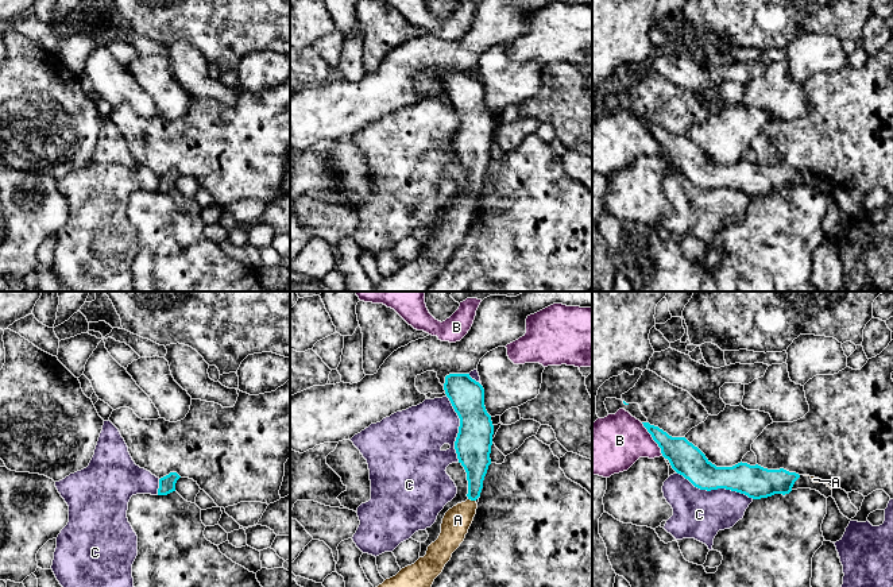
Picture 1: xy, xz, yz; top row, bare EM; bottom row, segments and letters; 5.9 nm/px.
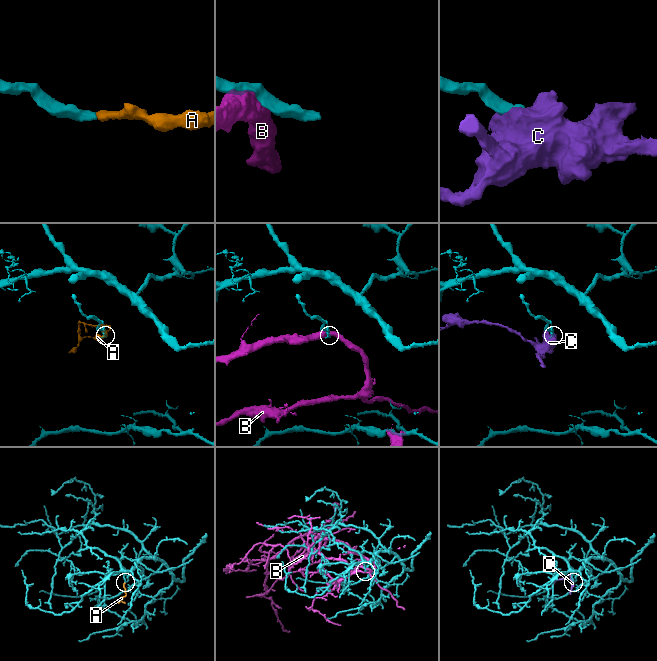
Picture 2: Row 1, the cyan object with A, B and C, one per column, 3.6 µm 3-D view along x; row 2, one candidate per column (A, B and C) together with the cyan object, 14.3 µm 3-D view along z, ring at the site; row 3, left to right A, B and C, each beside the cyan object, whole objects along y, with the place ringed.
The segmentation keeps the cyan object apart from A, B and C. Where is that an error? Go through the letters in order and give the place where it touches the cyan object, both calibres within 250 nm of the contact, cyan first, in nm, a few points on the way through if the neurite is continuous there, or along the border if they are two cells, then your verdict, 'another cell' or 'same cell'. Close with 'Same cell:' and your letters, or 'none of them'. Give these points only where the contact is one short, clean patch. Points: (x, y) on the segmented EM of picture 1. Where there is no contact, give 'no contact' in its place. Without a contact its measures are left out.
A: xz (472, 499) | 180/160 nm | across xz (475, 458), (472, 499), (457, 520) | same cell
B: yz (653, 439) | 190/340 nm | another cell
C: yz (715, 489) | 200/300 nm | another cell
Same cell: A

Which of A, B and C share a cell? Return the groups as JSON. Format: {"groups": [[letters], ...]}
{"groups": [["A"], ["B"], ["C"]]}

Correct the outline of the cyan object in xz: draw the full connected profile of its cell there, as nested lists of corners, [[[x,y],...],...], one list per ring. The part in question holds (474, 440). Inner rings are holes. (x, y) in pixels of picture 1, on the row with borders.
[[[449,374],[444,390],[460,418],[455,449],[468,480],[468,499],[449,509],[441,524],[438,538],[428,547],[426,555],[402,568],[378,587],[432,587],[452,553],[464,541],[476,514],[476,499],[491,464],[494,425],[484,406],[484,389],[469,374]]]

